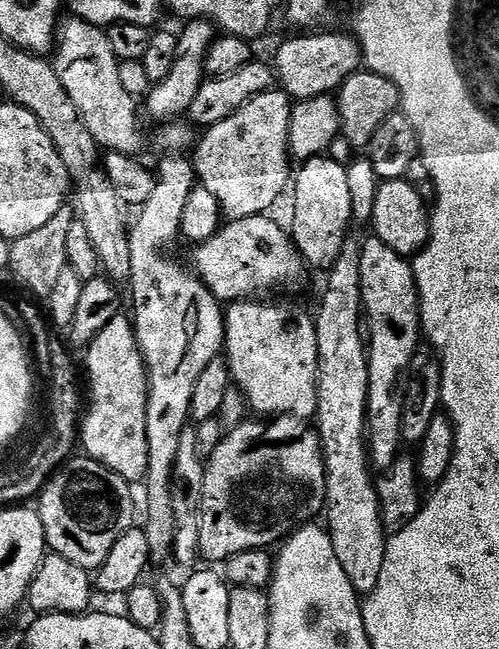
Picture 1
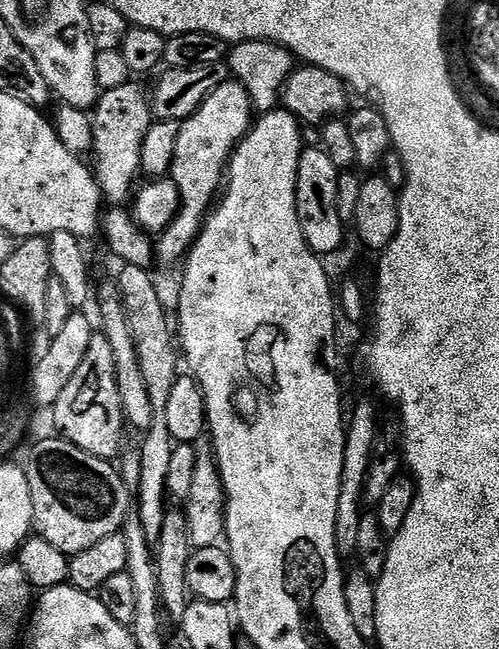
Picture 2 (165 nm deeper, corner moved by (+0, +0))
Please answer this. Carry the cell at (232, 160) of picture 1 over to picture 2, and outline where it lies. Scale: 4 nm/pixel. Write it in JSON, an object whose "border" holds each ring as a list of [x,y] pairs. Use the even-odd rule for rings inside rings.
{"border":[[[231,78],[212,91],[190,118],[181,121],[169,172],[170,178],[178,186],[180,212],[167,230],[157,237],[154,254],[158,262],[160,260],[170,266],[176,262],[178,264],[187,255],[221,189],[228,161],[253,123],[252,100],[245,88]]]}

